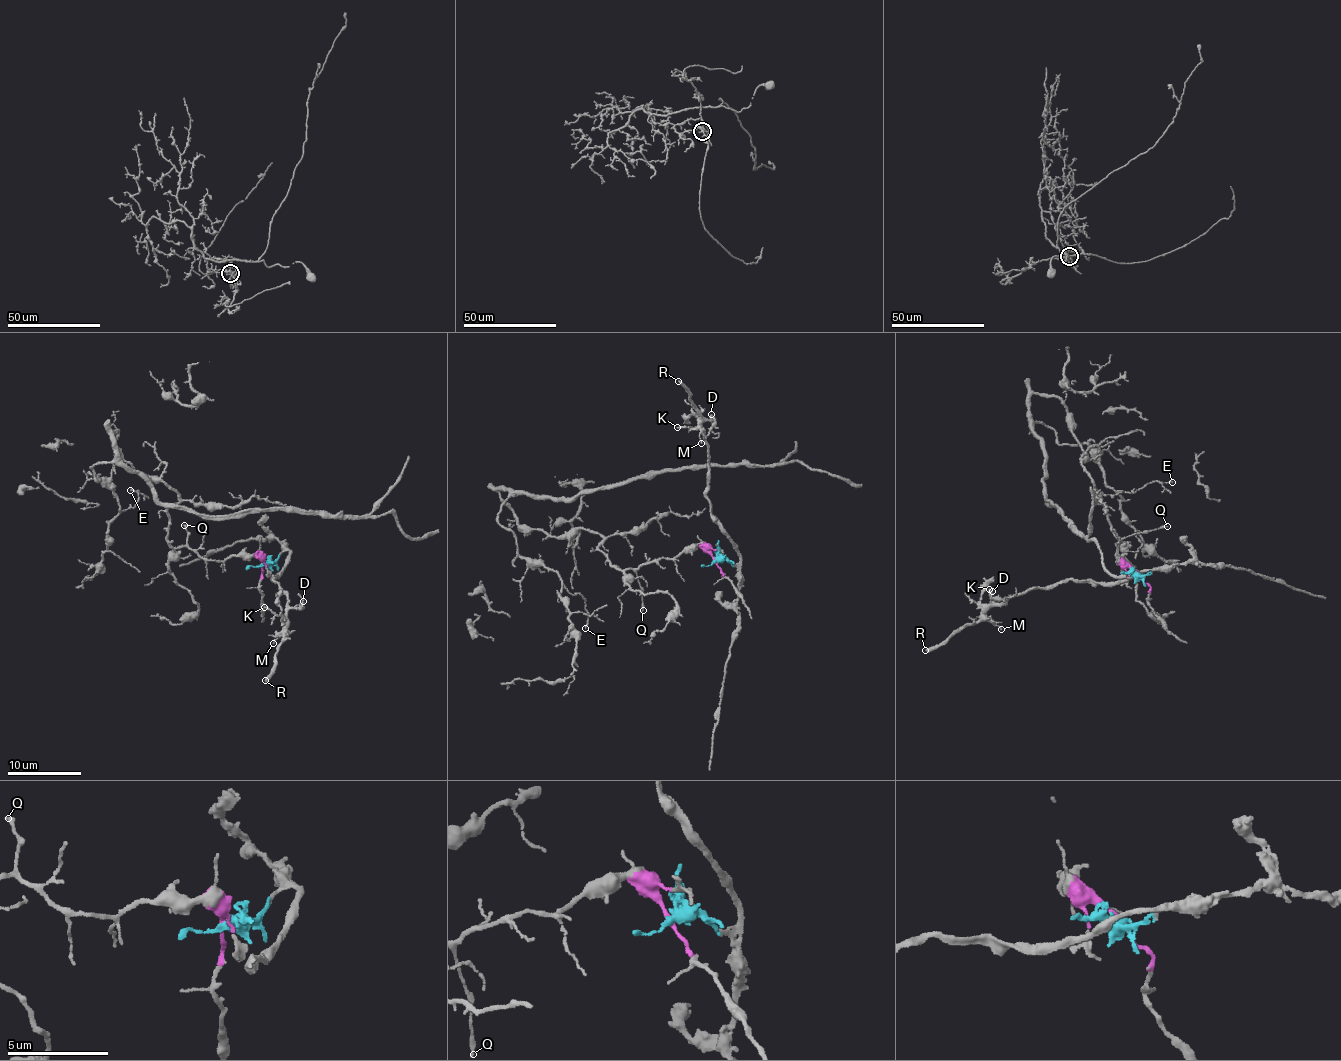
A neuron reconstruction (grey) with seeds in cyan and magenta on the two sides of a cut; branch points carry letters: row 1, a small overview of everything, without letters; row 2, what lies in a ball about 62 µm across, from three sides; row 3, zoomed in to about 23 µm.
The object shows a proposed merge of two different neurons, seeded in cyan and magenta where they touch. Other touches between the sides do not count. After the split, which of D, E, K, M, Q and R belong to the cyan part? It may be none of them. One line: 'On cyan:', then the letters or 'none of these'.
On cyan: D, K, M, R

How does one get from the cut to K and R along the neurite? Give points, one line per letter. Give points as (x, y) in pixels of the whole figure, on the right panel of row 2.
K: (1137, 574), (1143, 576), (1151, 569), (1107, 584), (1060, 580), (995, 603), (989, 588)
R: (1137, 574), (1143, 576), (1151, 569), (1107, 584), (1060, 580), (1017, 593), (925, 650)

